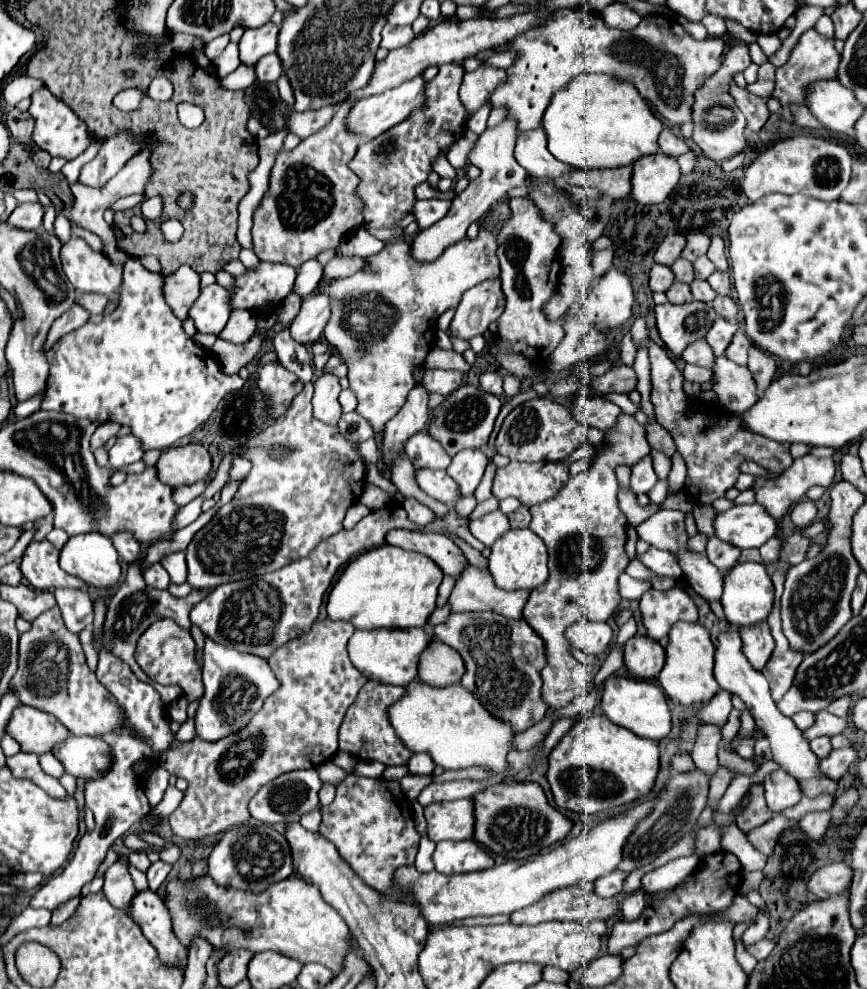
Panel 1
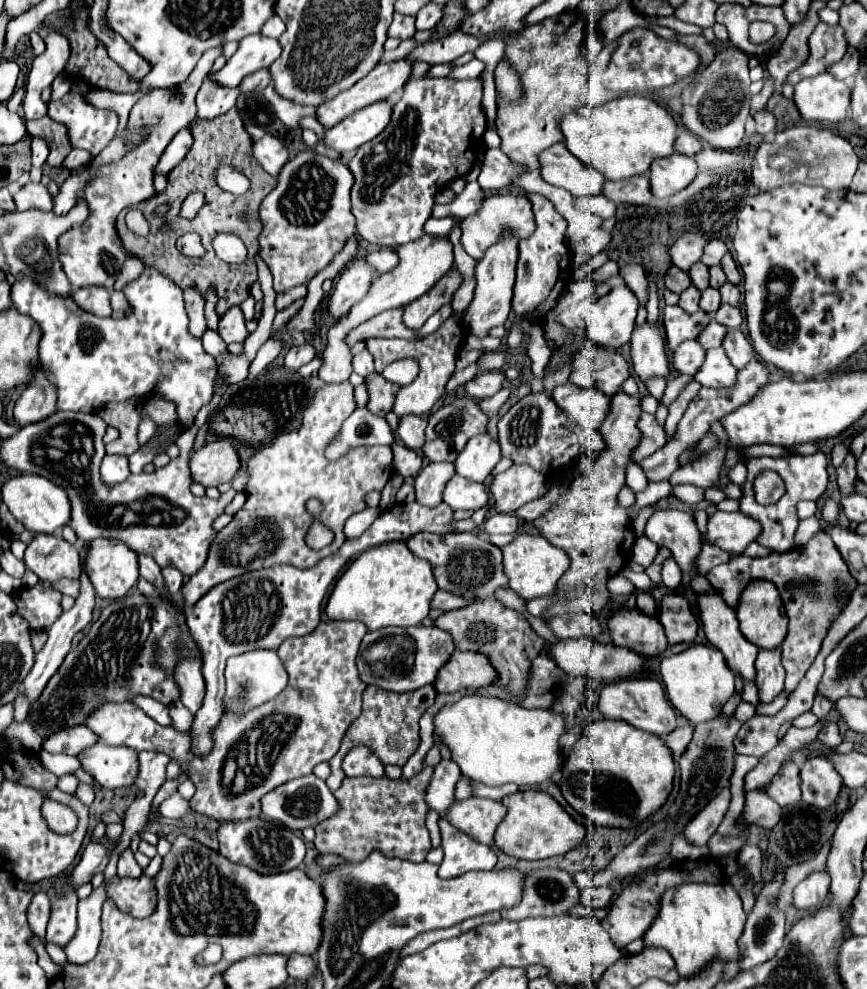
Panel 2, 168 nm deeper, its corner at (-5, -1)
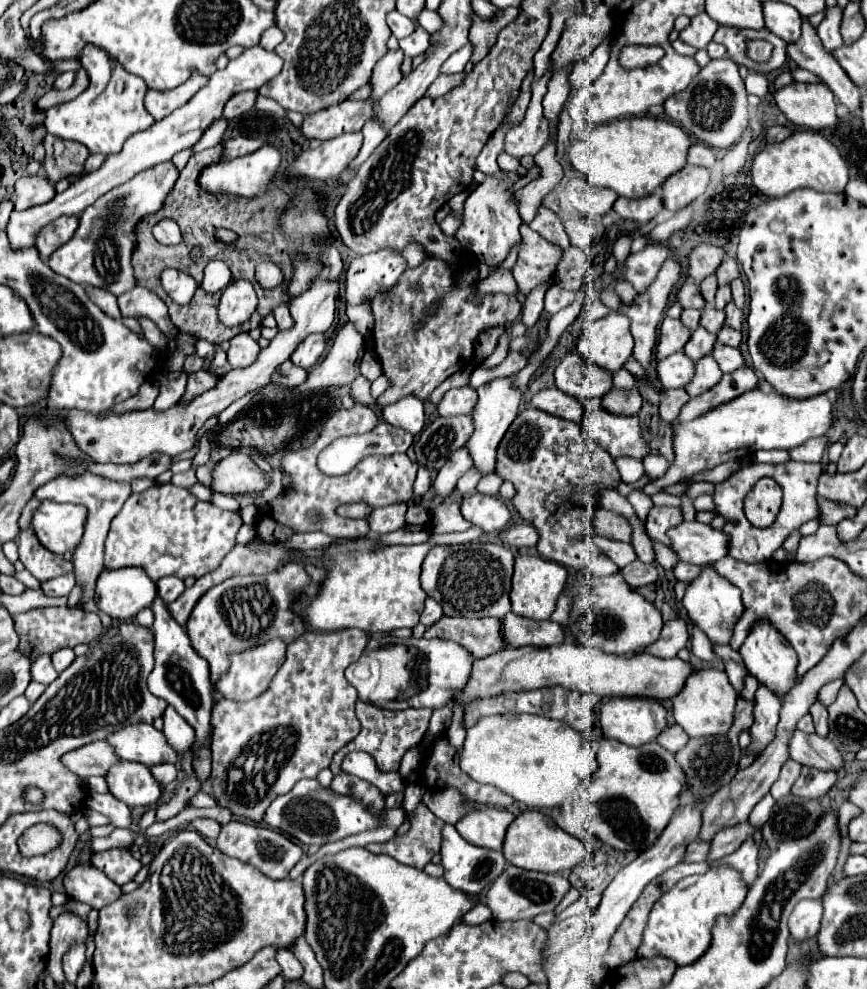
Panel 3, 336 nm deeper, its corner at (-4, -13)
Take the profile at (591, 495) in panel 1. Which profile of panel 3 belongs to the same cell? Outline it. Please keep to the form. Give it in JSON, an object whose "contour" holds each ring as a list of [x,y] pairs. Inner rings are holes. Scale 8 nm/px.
{"contour":[[[636,387],[632,391],[612,389],[612,391],[608,391],[608,395],[602,397],[602,407],[612,415],[632,417],[632,415],[638,415],[638,411],[642,407],[642,397]]]}

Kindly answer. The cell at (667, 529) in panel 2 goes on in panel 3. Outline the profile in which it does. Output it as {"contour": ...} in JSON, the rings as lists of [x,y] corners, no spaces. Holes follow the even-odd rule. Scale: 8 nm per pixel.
{"contour":[[[652,507],[648,519],[646,519],[646,533],[652,541],[662,543],[666,547],[672,547],[670,537],[666,535],[666,531],[670,527],[676,527],[678,523],[682,523],[682,511],[676,507]]]}

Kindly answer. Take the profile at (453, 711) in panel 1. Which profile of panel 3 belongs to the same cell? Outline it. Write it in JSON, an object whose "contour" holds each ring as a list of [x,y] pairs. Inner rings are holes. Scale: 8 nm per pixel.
{"contour":[[[490,715],[480,717],[472,727],[466,729],[464,749],[460,753],[460,769],[474,781],[494,785],[496,789],[512,795],[518,803],[530,809],[552,809],[560,807],[576,789],[576,785],[588,779],[596,771],[596,753],[582,745],[582,737],[568,723],[552,721],[538,715]]]}

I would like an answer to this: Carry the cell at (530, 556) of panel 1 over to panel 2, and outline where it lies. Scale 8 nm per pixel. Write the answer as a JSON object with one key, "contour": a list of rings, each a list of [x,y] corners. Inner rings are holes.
{"contour":[[[521,533],[513,543],[503,547],[503,567],[509,579],[509,587],[525,601],[535,597],[547,597],[557,589],[557,581],[569,567],[569,557],[559,547],[553,547],[541,535]]]}

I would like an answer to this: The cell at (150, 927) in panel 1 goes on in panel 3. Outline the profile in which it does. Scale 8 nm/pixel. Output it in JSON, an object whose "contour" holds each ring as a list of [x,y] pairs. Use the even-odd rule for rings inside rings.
{"contour":[[[76,865],[72,871],[66,873],[64,887],[72,899],[88,903],[94,909],[102,909],[102,907],[114,903],[122,893],[120,885],[112,883],[94,865],[90,865],[90,867]]]}

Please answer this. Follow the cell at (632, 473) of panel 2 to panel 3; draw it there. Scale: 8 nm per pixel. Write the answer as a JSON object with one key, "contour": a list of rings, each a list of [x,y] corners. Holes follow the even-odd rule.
{"contour":[[[618,459],[616,467],[622,483],[636,483],[644,477],[644,467],[638,459]]]}

